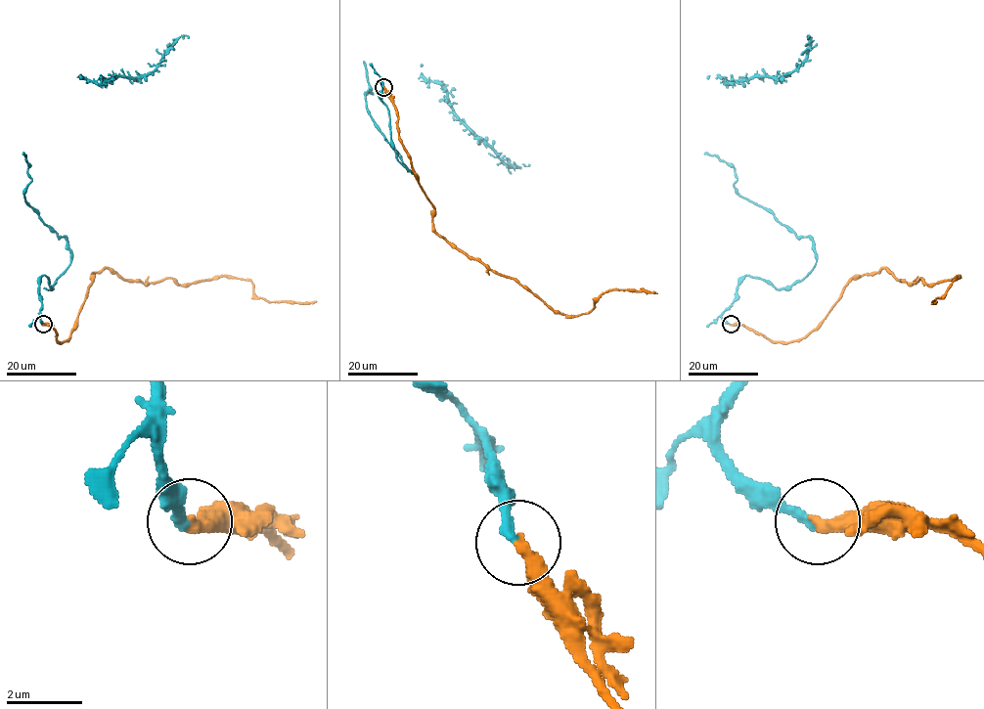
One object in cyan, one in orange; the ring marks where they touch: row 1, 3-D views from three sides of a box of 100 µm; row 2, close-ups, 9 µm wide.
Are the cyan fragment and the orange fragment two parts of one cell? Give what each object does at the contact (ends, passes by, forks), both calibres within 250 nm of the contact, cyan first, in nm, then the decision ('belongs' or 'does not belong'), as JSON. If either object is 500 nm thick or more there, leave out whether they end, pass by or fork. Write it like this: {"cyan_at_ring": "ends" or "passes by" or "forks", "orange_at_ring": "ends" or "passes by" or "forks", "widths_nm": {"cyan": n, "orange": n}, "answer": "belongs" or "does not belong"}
{"cyan_at_ring": "ends", "orange_at_ring": "ends", "widths_nm": {"cyan": 260, "orange": 400}, "answer": "belongs"}

